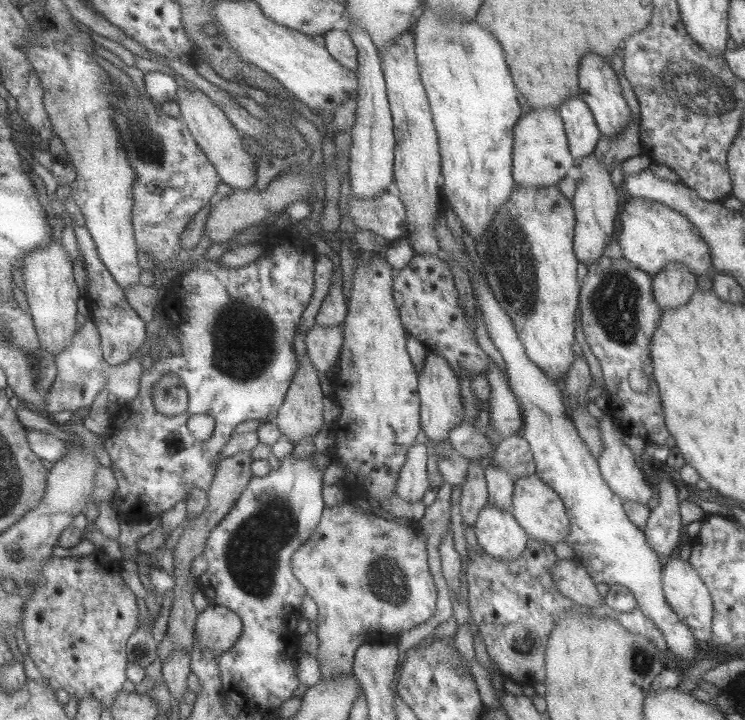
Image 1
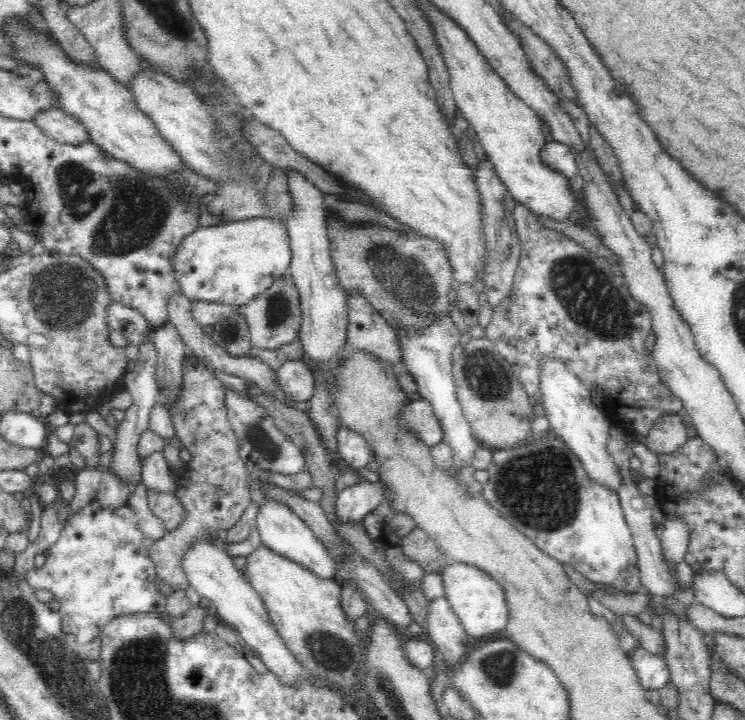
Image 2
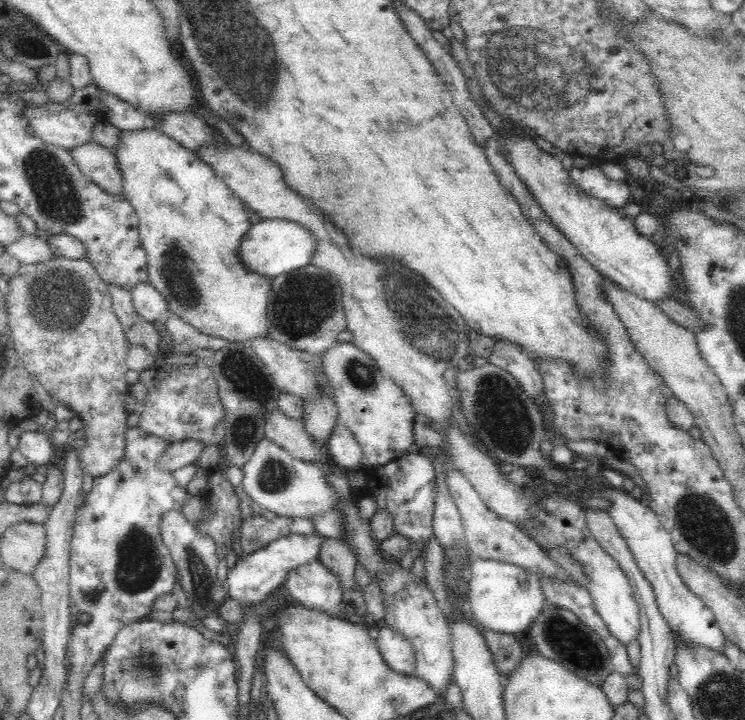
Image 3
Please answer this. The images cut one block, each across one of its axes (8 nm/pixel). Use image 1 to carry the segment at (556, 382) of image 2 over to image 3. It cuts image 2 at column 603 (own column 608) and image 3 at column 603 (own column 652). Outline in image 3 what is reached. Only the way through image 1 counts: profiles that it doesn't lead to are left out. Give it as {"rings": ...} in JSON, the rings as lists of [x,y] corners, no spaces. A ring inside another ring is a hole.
{"rings":[[[611,486],[604,492],[596,492],[596,496],[606,496],[612,500],[612,506],[607,511],[630,549],[638,569],[650,583],[658,611],[666,619],[676,644],[702,647],[725,654],[723,650],[726,639],[718,626],[715,614],[684,584],[676,566],[679,552],[674,548],[670,533],[661,525],[660,519],[645,499],[637,500],[626,493],[623,487],[617,489]]]}

